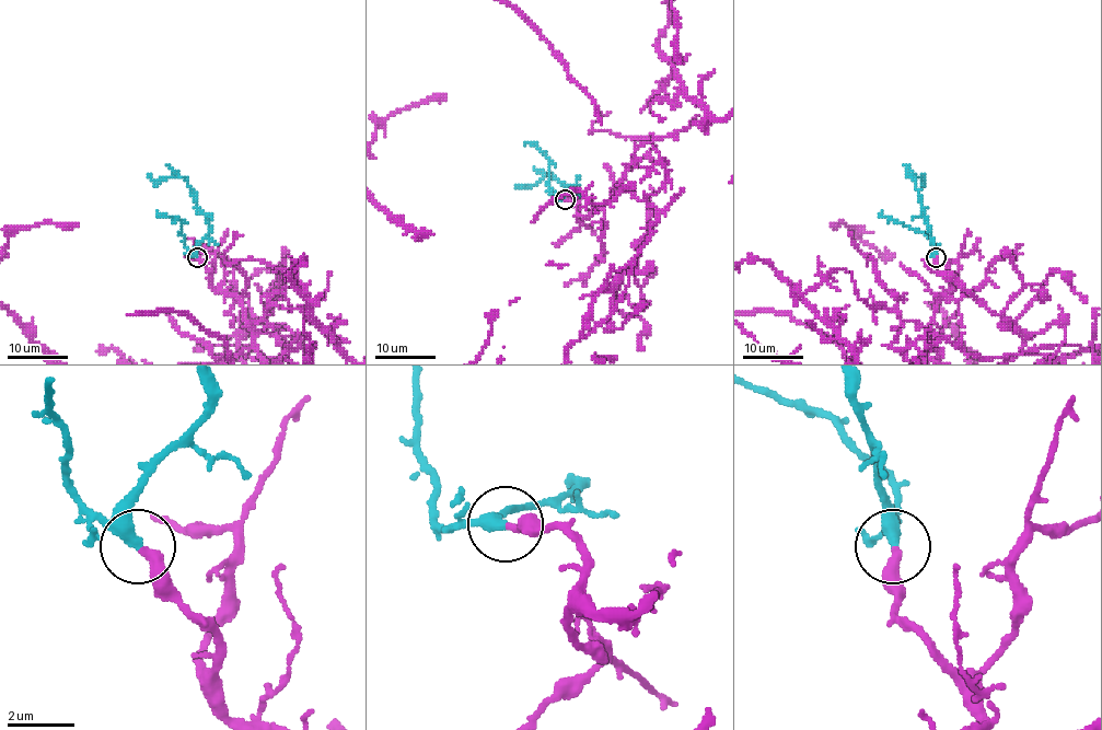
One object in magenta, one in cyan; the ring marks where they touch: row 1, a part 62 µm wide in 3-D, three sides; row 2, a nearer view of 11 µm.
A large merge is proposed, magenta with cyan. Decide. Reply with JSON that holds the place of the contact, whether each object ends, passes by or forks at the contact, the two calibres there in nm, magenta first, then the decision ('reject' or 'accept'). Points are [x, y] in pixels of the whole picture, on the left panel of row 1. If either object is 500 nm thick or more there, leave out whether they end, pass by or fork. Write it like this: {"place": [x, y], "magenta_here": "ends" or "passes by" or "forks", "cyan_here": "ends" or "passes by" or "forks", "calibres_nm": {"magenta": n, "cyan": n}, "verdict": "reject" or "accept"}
{"place": [197, 257], "magenta_here": "ends", "cyan_here": "ends", "calibres_nm": {"magenta": 320, "cyan": 400}, "verdict": "accept"}

